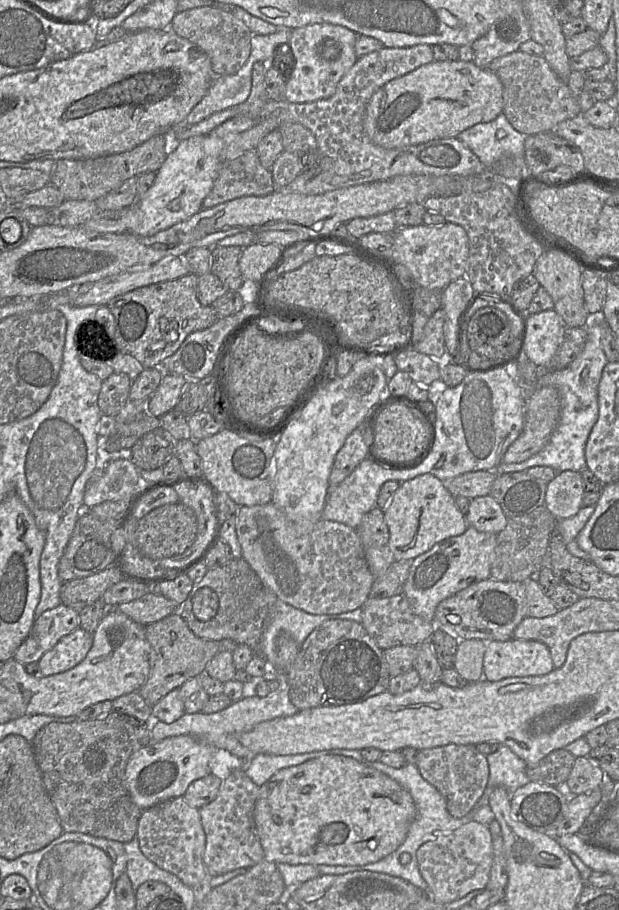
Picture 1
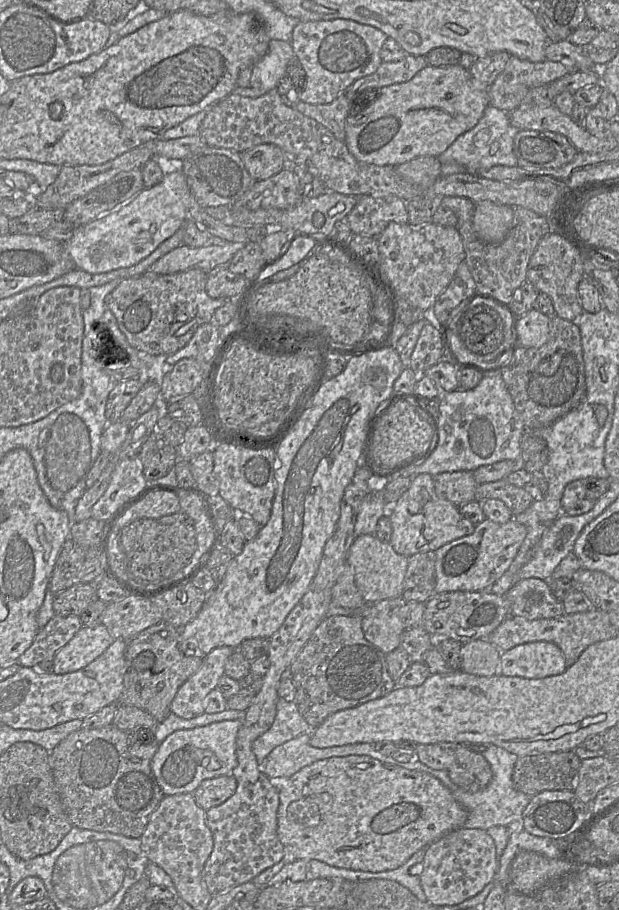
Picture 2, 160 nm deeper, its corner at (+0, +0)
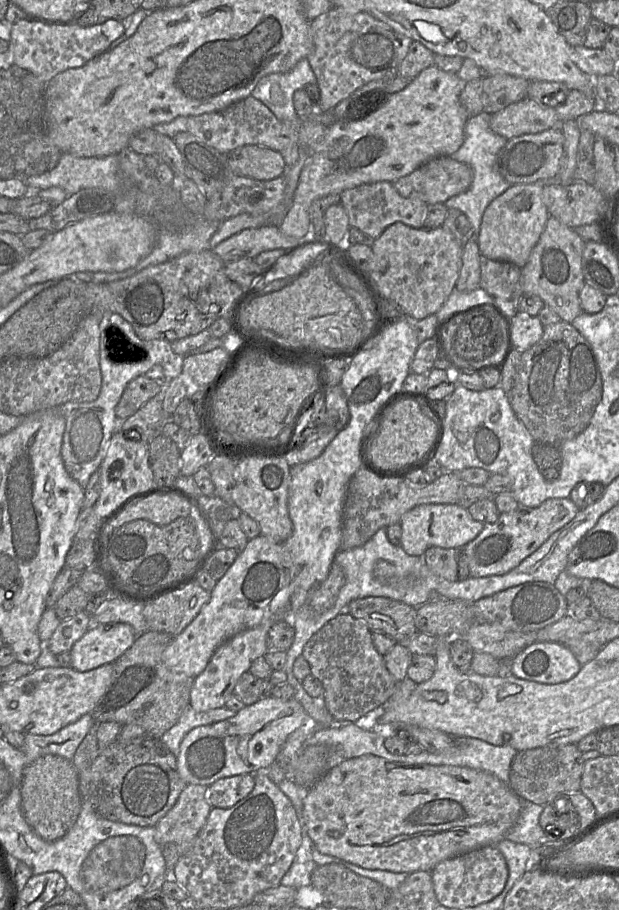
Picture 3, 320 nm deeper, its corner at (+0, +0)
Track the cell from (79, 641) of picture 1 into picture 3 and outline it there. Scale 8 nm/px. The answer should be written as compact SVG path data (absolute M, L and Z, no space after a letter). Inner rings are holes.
M126 623L93 624L72 649L71 667L87 672L115 663L135 642L137 635Z

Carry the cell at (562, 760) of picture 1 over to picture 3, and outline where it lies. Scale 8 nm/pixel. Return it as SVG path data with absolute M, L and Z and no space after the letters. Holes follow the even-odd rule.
M546 744L518 751L512 760L508 785L523 800L545 805L560 794L581 788L584 759L576 744Z

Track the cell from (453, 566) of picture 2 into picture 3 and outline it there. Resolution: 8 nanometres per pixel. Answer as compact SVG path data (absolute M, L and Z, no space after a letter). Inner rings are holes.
M567 497L547 499L538 507L519 506L515 511L501 513L496 522L484 524L481 533L463 548L468 558L470 576L503 575L514 569L554 532L568 524L579 510Z

